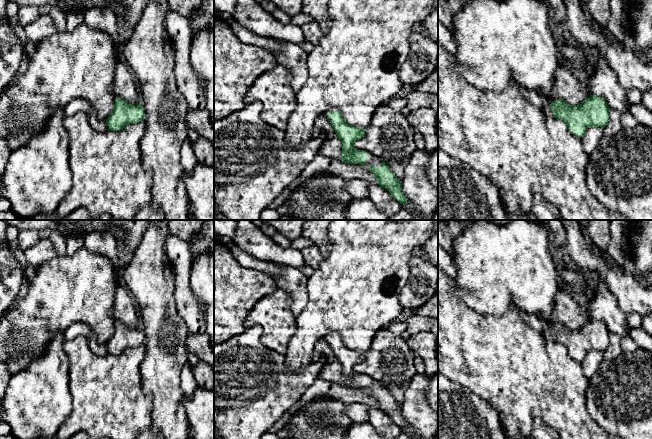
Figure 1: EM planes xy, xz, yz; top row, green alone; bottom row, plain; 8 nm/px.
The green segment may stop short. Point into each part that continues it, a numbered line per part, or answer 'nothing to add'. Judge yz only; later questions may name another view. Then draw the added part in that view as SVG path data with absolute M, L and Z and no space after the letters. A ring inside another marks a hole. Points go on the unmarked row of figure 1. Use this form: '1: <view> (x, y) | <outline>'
1: yz (547, 335) | M551 330L542 331L542 335L543 335L543 337L544 337L544 339L546 341L548 341L548 342L552 342L553 341Z

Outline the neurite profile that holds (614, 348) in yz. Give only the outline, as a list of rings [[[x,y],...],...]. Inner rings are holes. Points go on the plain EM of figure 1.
[[[610,333],[609,345],[603,352],[603,357],[605,360],[613,360],[622,352],[621,340],[622,338],[617,334]]]

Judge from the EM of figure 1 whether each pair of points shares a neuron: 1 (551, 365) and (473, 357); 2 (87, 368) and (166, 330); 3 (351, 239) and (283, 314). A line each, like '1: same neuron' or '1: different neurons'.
1: same neuron
2: different neurons
3: different neurons

